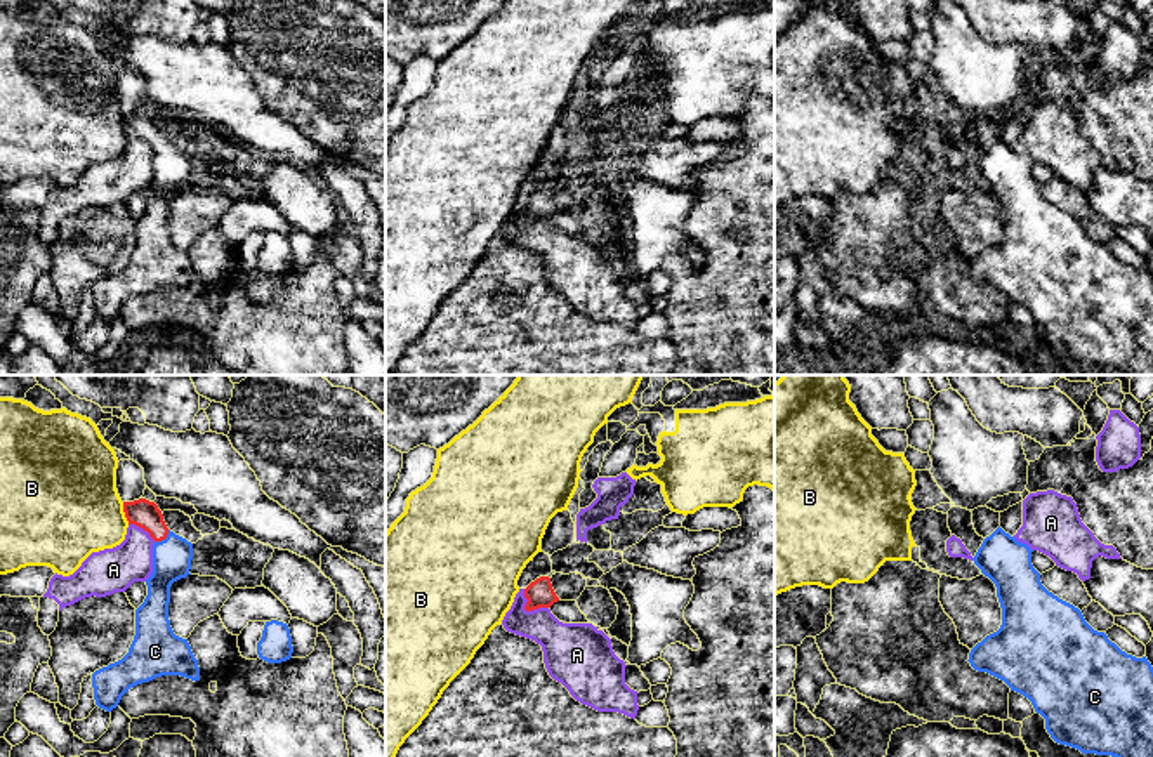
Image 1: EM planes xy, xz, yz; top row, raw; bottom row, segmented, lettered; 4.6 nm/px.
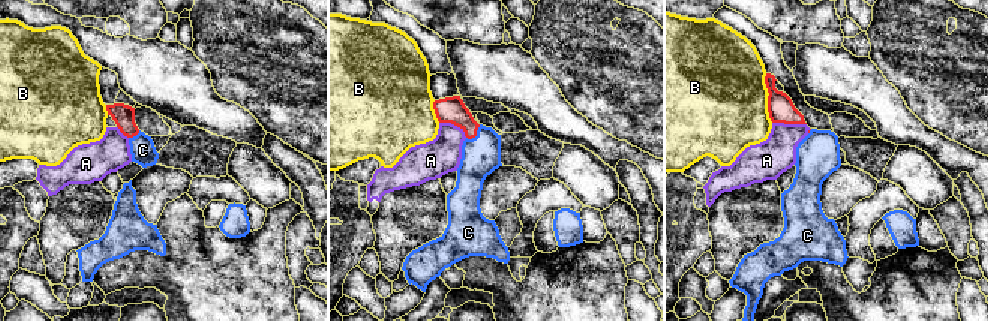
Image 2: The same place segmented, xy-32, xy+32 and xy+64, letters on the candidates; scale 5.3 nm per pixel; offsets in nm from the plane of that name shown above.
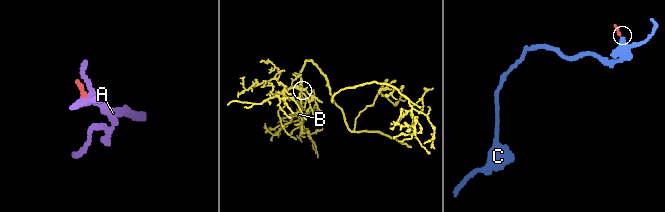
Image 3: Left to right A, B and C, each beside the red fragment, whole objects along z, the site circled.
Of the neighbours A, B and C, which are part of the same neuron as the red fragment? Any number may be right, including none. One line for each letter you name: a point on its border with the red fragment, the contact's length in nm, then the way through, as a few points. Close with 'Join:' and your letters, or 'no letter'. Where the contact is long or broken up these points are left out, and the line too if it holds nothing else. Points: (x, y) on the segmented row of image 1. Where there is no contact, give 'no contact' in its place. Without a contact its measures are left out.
C: contact xy (164, 539); length 90 nm; way xy (141, 513), (164, 539), (172, 556)
Join: C

